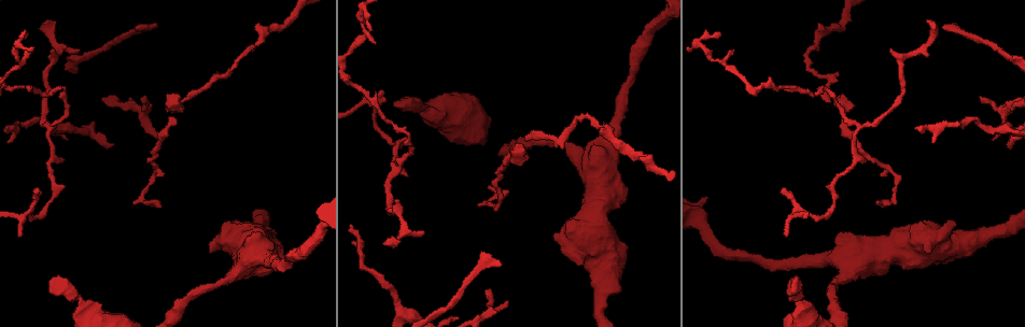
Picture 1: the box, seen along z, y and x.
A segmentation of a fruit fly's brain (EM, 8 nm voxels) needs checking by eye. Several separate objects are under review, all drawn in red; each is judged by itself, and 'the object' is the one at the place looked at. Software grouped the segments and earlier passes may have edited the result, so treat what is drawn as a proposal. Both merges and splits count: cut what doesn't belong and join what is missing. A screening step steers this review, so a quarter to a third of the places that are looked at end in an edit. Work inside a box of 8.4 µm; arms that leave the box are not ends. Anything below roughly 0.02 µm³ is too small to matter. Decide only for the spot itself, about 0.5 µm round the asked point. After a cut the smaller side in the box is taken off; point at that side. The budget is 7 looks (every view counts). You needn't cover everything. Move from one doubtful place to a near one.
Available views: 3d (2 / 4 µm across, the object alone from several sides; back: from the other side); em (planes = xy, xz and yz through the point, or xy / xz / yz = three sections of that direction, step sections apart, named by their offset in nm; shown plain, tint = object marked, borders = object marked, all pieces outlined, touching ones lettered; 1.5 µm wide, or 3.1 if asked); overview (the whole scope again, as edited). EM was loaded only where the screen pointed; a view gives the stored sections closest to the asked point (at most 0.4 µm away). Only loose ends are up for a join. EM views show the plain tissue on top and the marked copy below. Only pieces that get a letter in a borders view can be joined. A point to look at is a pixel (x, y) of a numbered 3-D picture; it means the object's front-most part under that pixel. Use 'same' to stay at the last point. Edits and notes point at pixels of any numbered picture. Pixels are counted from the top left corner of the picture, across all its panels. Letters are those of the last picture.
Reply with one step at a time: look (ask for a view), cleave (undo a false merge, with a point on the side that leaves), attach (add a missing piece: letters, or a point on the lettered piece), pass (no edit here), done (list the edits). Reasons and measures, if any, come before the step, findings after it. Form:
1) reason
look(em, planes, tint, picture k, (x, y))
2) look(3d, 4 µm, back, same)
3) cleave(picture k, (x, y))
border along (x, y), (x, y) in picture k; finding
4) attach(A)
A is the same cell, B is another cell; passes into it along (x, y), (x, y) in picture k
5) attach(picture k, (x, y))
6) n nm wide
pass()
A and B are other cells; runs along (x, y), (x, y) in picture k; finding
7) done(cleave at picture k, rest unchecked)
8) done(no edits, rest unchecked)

thin end
look(em, yz, step 8, borders, picture 1, (982, 98))

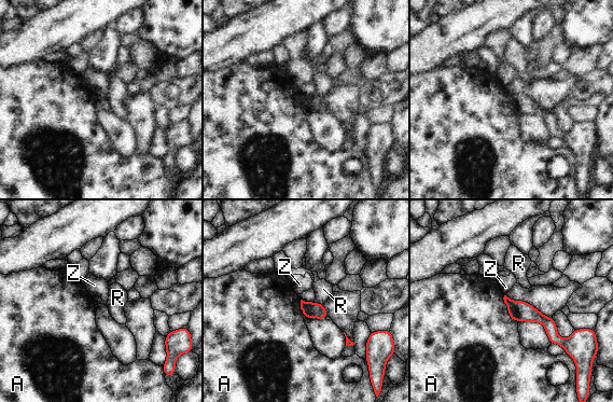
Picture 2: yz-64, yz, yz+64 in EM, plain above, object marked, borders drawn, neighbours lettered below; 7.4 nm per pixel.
pass()
A, R and Z are other cells; runs along (506, 300), (540, 317), (563, 342) in picture 2; no lettered piece goes on from it

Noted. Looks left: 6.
branch stops here
look(3d, 4 µm, picture 1, (391, 236))

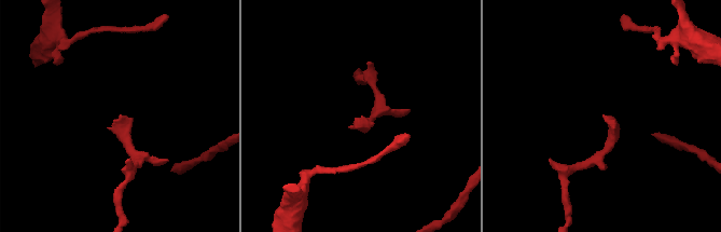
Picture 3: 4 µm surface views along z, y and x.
shape alone is not enough
look(em, xy, step 8, tint, picture 3, (604, 116))

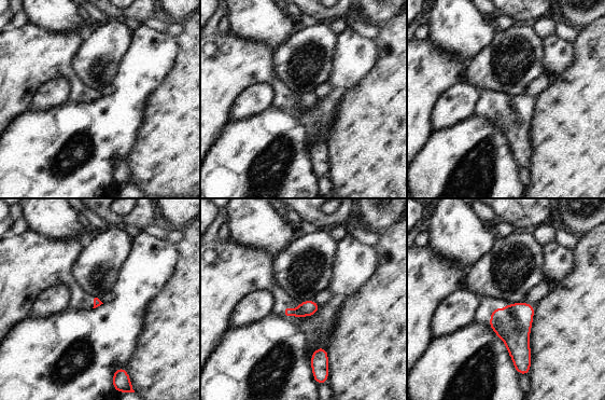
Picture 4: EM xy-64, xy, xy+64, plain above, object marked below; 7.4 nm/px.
cut it another way
look(em, yz, step 4, borders, same)

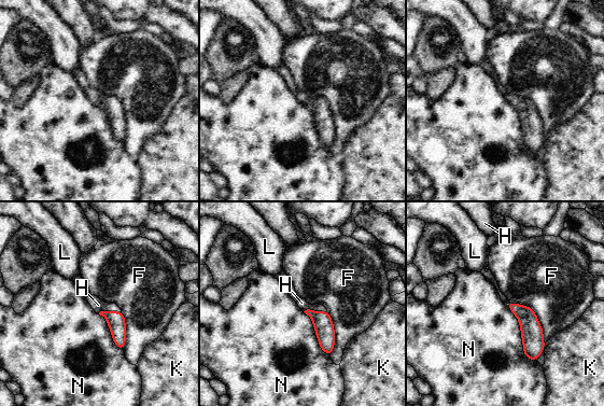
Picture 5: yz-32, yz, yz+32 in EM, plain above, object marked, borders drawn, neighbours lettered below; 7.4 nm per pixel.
80 nm wide
attach(H)
H is the same cell, F, K, L and N are other cells; passes into it along (323, 325), (313, 310), (302, 303) in picture 5; the cell continues

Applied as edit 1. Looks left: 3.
branch stops here
look(em, yz, step 4, borders, picture 1, (733, 48))

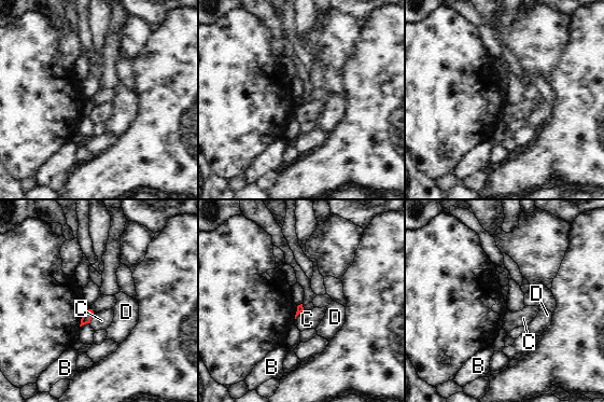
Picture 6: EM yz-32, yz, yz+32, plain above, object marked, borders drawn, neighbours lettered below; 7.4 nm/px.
look(em, planes, borders, same)

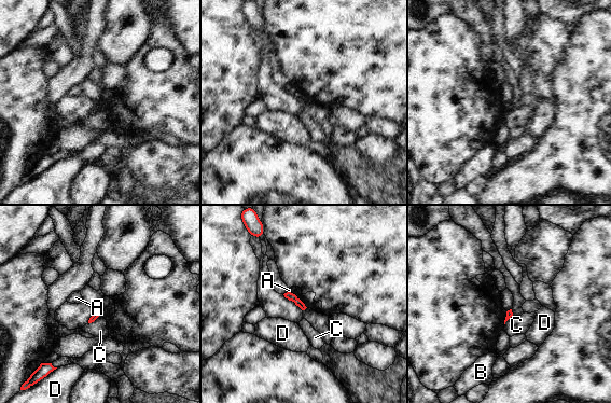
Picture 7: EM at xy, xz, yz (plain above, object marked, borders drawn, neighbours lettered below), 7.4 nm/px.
pass()
A, B, C and D are other cells; border along (99, 315), (88, 323) in picture 7; none of them fits

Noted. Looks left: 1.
done(attach at picture 5, rest unchecked)

